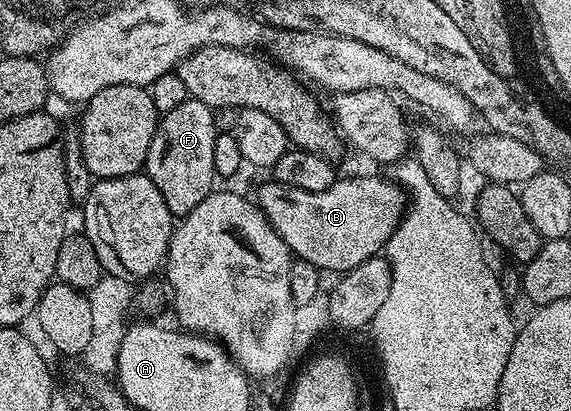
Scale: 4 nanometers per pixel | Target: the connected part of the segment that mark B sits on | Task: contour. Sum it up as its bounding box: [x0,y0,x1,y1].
[257,175,407,275]

